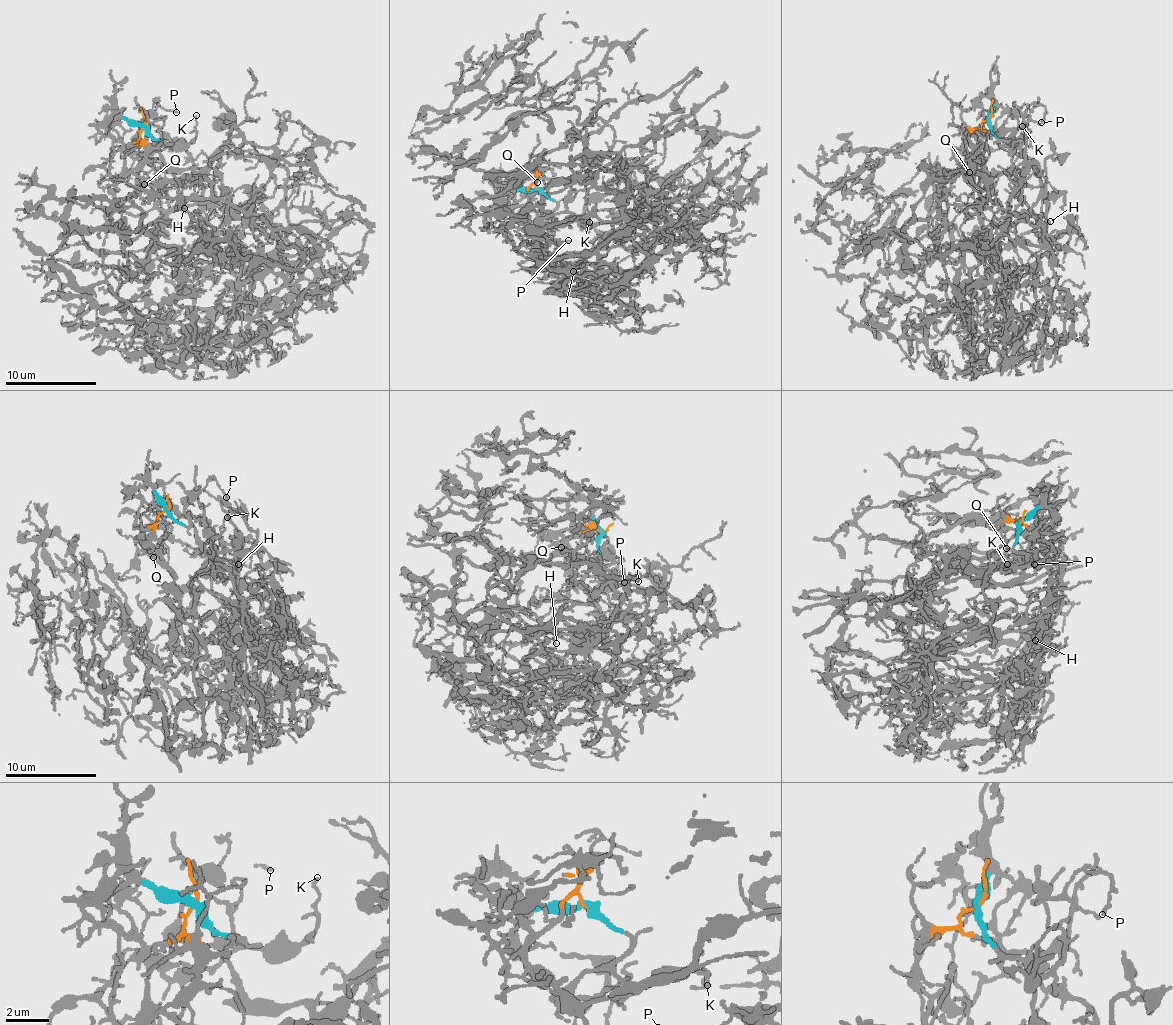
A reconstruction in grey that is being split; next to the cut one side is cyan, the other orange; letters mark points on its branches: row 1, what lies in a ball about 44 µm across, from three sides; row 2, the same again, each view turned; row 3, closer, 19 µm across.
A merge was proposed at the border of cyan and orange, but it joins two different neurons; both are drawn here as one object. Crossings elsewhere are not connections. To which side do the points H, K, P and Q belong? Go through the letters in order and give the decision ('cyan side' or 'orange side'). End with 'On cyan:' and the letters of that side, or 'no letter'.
H: orange side
K: orange side
P: cyan side
Q: orange side
On cyan: P

